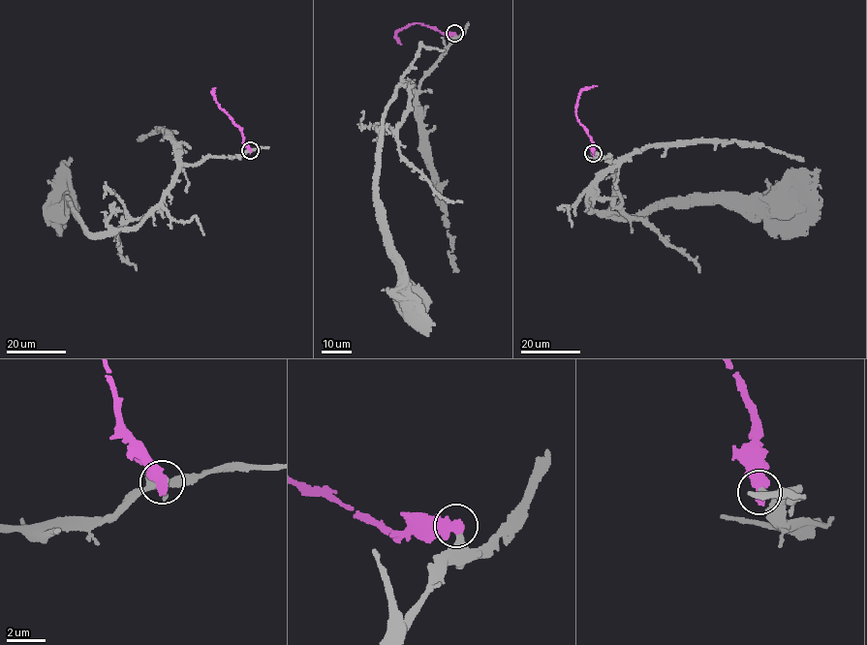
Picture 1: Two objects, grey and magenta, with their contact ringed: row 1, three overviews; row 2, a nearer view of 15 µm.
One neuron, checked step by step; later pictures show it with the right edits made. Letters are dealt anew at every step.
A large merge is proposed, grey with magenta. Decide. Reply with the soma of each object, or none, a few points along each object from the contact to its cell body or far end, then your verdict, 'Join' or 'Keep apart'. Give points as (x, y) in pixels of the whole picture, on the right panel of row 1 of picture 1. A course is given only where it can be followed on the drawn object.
Soma of grey: (787, 199). Soma of magenta: none. Course of grey: (593, 153), (618, 164), (586, 199), (597, 212), (642, 214), (688, 202), (732, 200), (768, 209), (787, 199). Course of magenta: (593, 153), (590, 136), (577, 119), (575, 107), (581, 91), (597, 85). Keep apart

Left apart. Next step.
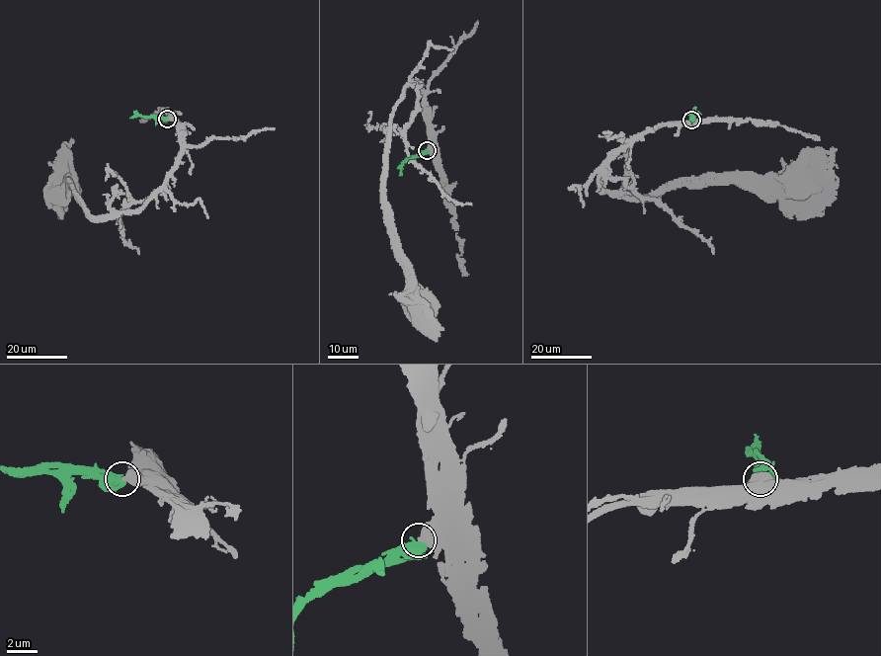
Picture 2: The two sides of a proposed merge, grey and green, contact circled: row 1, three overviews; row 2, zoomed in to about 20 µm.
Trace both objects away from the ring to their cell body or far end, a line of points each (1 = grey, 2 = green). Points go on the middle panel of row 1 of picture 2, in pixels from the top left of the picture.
1: (427, 150), (425, 98), (411, 84), (405, 86), (390, 123), (384, 171), (387, 215), (415, 291), (415, 308)
2: (427, 150), (409, 158), (400, 176)

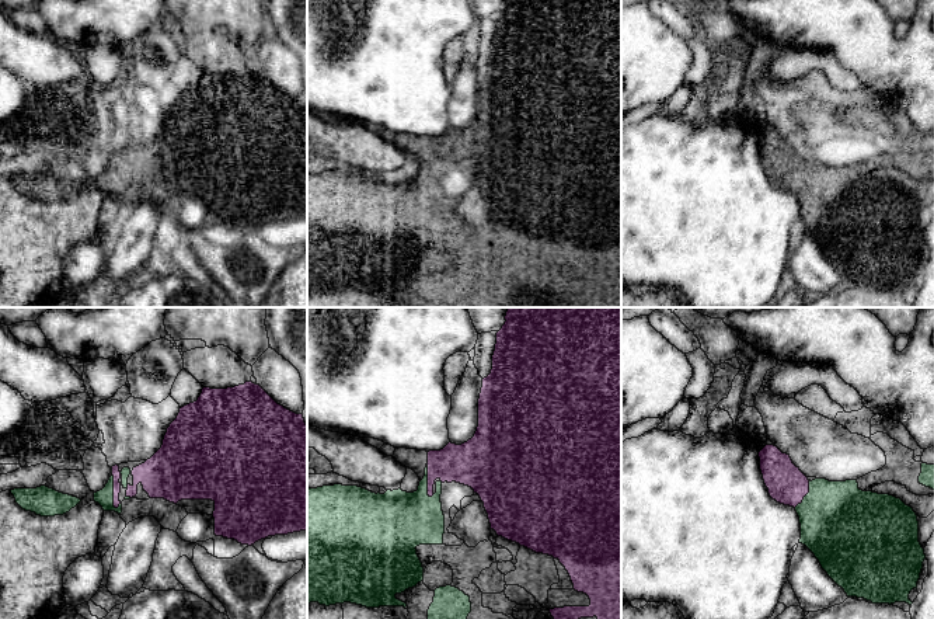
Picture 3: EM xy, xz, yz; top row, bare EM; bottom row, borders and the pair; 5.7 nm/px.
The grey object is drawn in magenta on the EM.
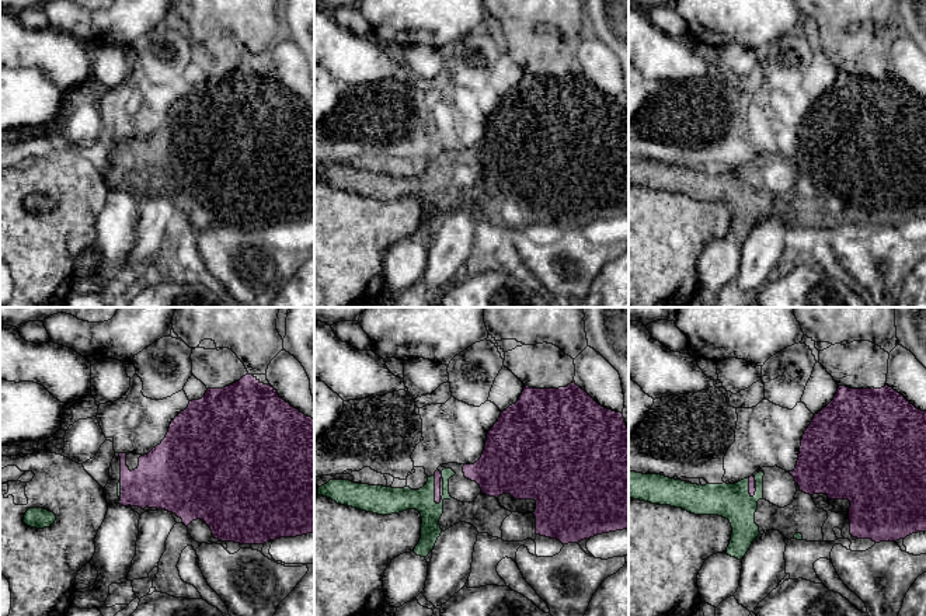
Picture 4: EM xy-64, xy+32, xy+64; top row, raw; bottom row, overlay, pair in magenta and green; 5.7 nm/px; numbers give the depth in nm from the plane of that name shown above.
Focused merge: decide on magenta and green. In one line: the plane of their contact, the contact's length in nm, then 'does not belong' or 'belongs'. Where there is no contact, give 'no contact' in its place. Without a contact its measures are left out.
xy | 200 nm | belongs

